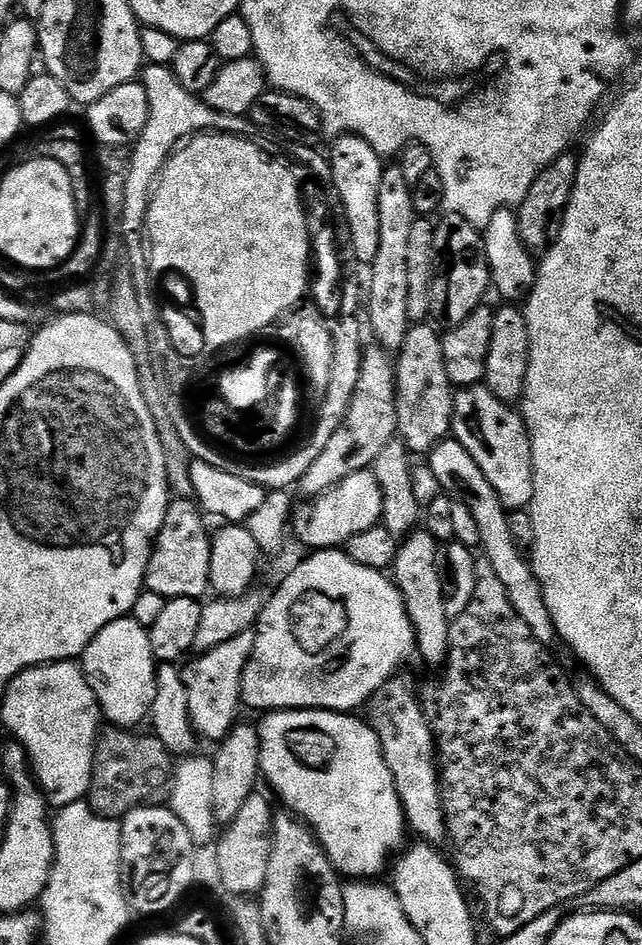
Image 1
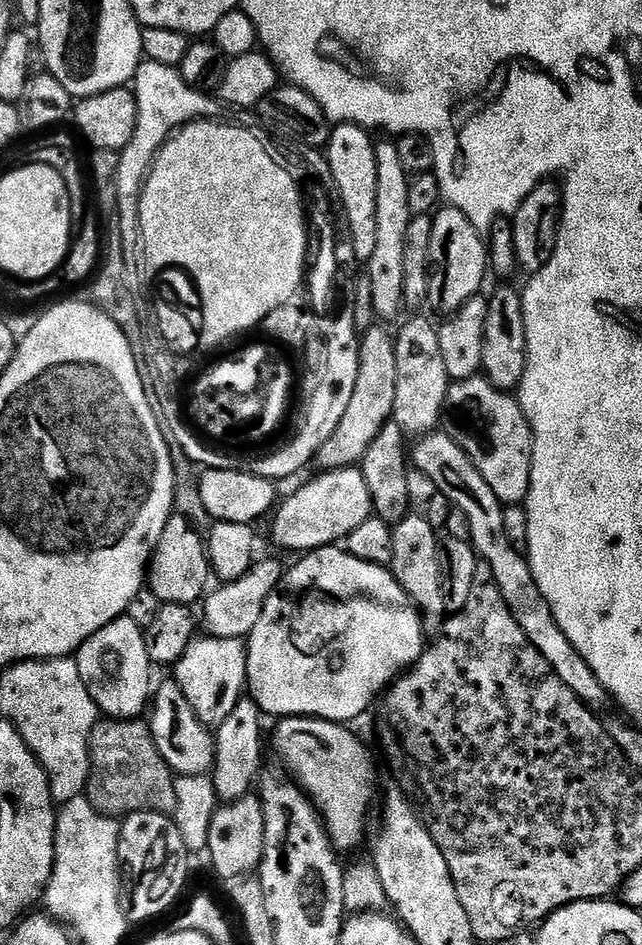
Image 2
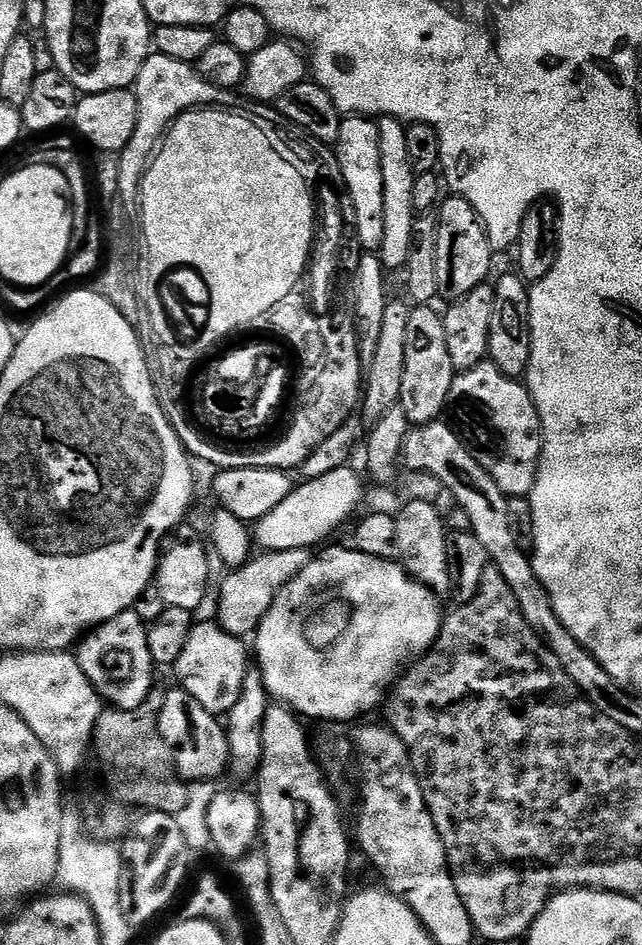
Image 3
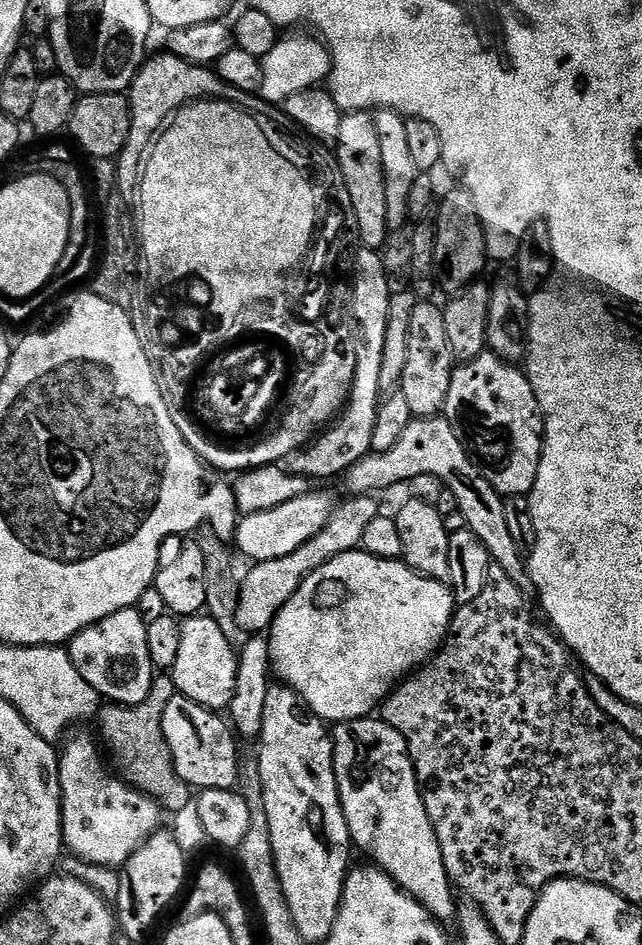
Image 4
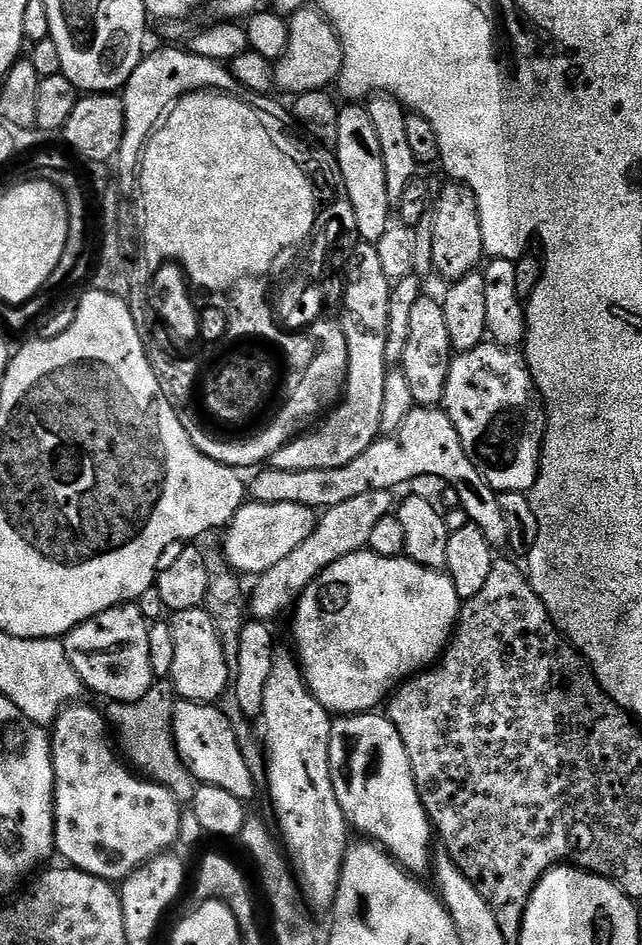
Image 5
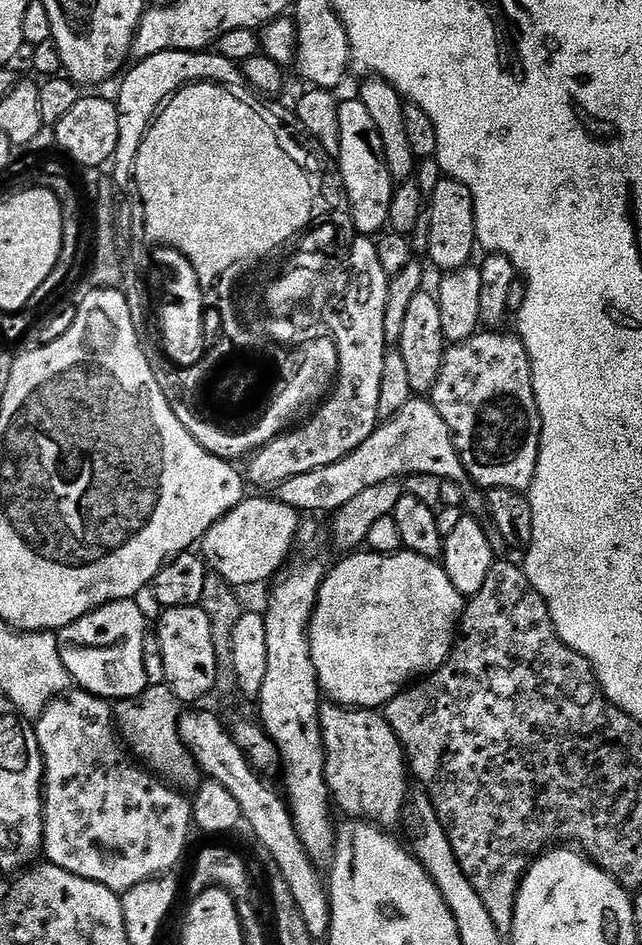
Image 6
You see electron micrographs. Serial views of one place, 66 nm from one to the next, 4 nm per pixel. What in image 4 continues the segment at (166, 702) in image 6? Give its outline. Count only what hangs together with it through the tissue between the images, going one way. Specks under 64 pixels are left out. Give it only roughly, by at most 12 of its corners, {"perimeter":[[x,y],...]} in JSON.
{"perimeter":[[169,685],[109,703],[98,736],[115,775],[175,814],[194,792],[162,734]]}

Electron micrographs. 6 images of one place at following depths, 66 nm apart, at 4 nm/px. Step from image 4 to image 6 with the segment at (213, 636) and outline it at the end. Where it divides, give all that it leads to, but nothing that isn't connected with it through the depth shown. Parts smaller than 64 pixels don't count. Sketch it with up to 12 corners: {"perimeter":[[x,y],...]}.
{"perimeter":[[165,608],[164,683],[185,705],[216,686],[211,618]]}

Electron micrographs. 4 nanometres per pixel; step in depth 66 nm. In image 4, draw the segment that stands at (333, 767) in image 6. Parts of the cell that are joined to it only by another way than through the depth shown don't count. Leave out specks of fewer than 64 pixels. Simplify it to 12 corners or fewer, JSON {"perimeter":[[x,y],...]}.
{"perimeter":[[331,734],[353,845],[436,920],[457,893],[406,738]]}

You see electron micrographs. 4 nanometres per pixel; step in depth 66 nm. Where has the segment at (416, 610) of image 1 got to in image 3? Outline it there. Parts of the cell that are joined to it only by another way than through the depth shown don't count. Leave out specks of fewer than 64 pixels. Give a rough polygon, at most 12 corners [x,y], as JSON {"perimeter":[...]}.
{"perimeter":[[436,504],[395,513],[395,559],[434,593],[452,590],[450,532]]}

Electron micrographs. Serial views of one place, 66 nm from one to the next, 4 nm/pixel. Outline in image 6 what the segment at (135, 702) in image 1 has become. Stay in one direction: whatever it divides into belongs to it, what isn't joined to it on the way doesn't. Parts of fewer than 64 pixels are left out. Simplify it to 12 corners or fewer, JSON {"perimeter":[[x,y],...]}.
{"perimeter":[[115,600],[61,628],[69,677],[115,702],[150,687],[149,621]]}

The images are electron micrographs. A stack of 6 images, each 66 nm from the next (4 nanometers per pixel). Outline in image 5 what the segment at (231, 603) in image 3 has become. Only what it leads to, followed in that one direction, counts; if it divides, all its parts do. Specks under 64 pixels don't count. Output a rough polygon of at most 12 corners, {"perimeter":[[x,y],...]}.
{"perimeter":[[393,493],[325,508],[311,534],[255,577],[250,612],[272,622],[326,566],[368,548]]}

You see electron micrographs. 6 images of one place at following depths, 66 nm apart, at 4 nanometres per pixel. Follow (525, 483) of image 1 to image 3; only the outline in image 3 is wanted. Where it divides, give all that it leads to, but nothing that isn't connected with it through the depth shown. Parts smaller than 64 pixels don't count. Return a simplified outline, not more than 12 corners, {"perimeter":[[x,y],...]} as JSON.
{"perimeter":[[491,362],[453,375],[446,420],[505,497],[531,493],[532,396]]}

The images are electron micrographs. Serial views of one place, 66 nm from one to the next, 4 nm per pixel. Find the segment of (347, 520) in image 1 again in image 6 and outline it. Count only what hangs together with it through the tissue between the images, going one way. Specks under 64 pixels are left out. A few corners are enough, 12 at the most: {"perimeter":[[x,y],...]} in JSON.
{"perimeter":[[246,498],[210,526],[204,563],[231,586],[271,581],[301,513]]}

